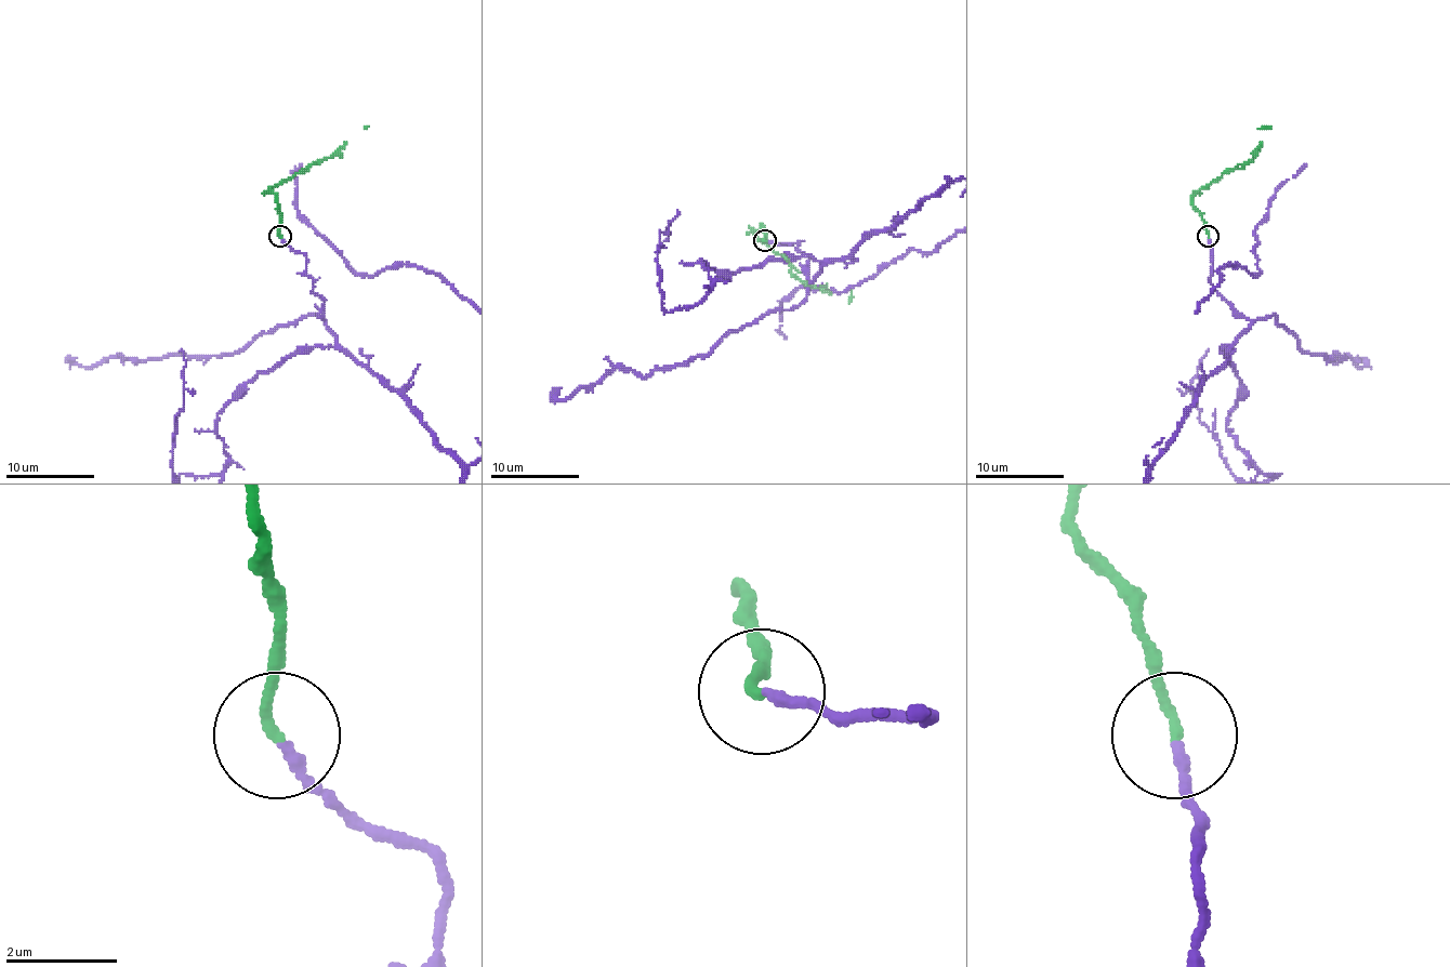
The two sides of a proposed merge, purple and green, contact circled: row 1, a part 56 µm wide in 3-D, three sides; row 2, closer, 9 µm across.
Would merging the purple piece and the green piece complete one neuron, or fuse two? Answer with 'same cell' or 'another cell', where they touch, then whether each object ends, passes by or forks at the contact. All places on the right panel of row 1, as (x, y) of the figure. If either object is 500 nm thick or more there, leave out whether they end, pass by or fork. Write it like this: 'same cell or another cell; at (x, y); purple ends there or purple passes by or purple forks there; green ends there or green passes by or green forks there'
same cell; at (1208, 236); purple ends there; green ends there

